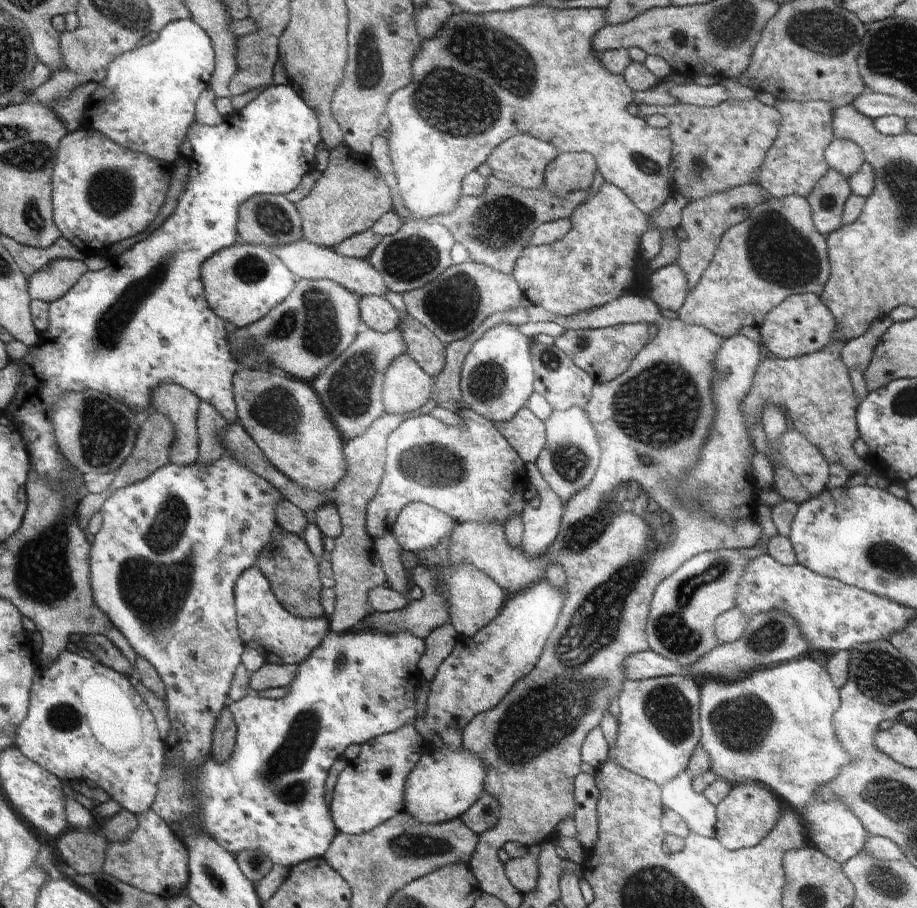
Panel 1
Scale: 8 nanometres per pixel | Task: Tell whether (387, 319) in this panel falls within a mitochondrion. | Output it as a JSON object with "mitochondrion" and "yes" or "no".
{"mitochondrion":"no"}

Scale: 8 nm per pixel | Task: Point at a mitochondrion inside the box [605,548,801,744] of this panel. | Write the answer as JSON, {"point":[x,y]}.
{"point":[716,570]}

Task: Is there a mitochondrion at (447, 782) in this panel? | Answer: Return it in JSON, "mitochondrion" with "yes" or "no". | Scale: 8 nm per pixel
{"mitochondrion":"no"}

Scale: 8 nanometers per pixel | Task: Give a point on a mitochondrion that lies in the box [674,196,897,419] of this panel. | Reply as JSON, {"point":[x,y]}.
{"point":[778,252]}

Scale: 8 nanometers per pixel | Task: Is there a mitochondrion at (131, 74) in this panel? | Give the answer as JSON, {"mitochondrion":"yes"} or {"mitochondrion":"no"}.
{"mitochondrion":"no"}

